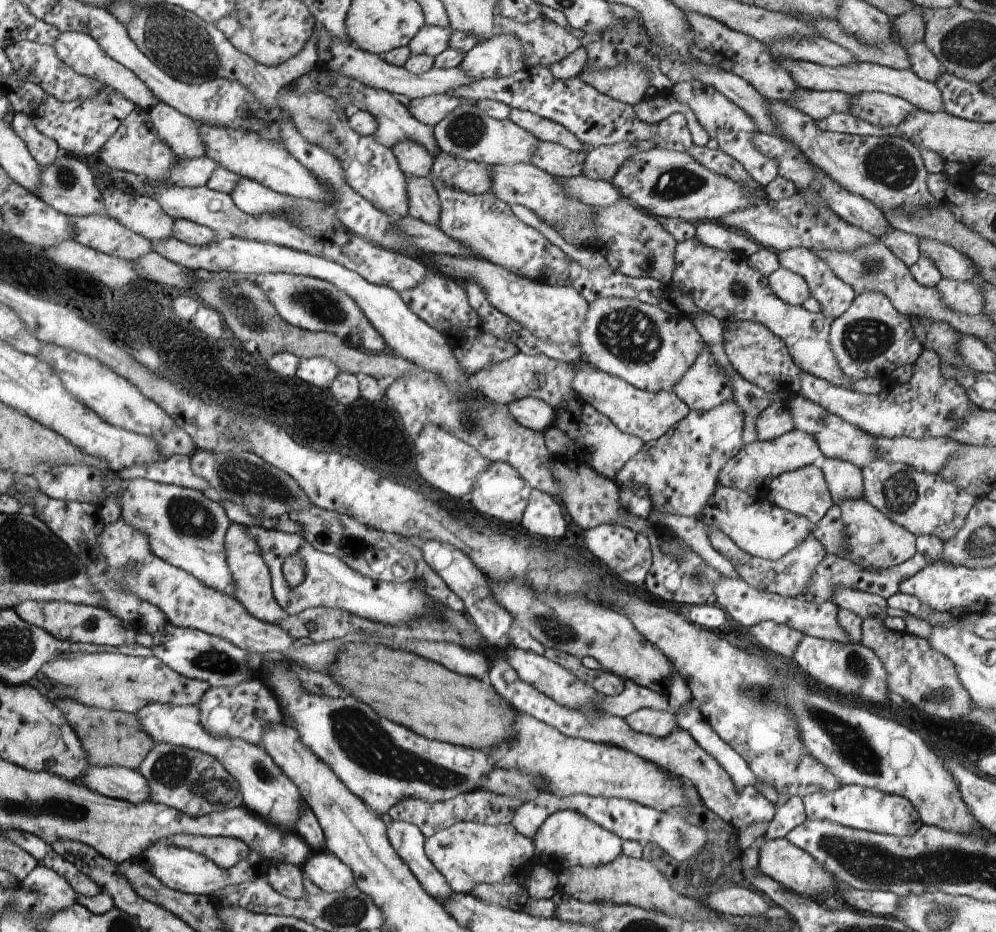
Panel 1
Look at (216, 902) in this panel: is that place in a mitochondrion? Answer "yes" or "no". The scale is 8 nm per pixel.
no

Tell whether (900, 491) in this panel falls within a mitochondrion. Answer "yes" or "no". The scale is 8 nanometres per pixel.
yes

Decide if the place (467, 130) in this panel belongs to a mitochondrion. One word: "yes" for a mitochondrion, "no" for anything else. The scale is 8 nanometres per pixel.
yes

